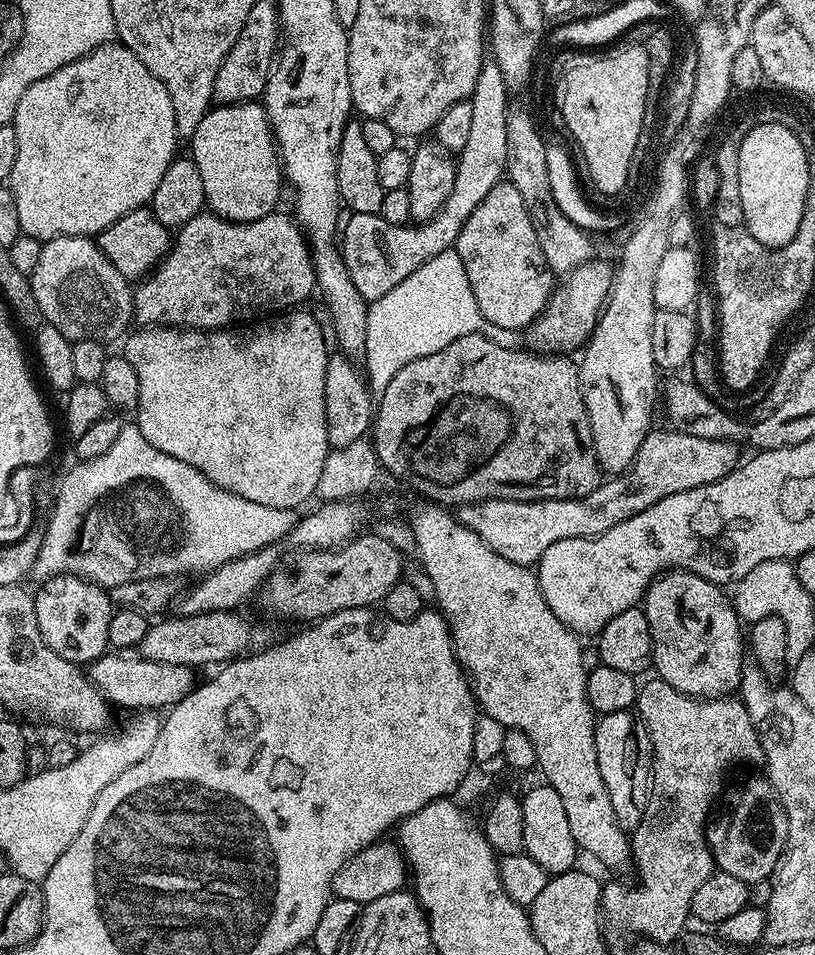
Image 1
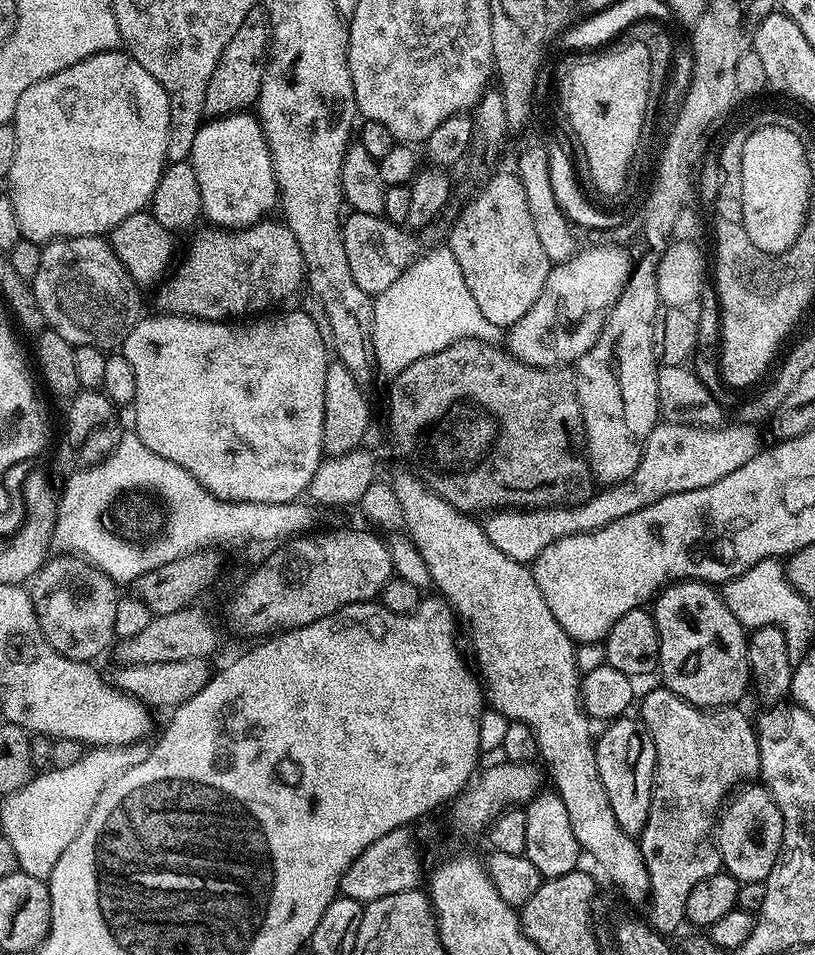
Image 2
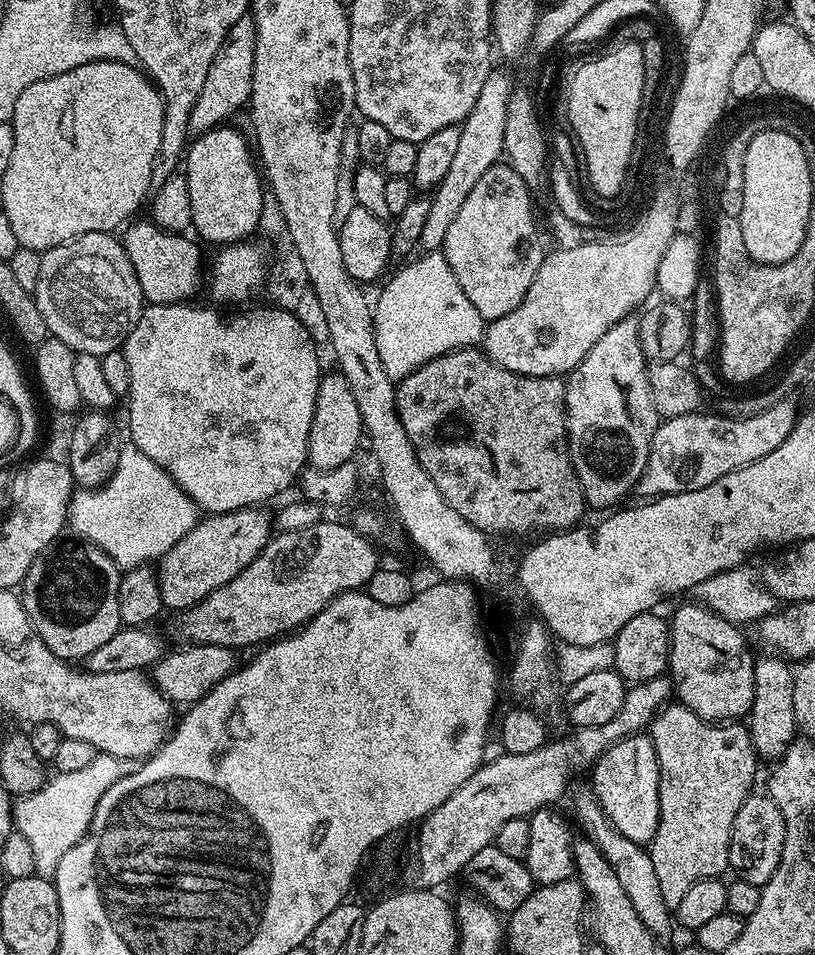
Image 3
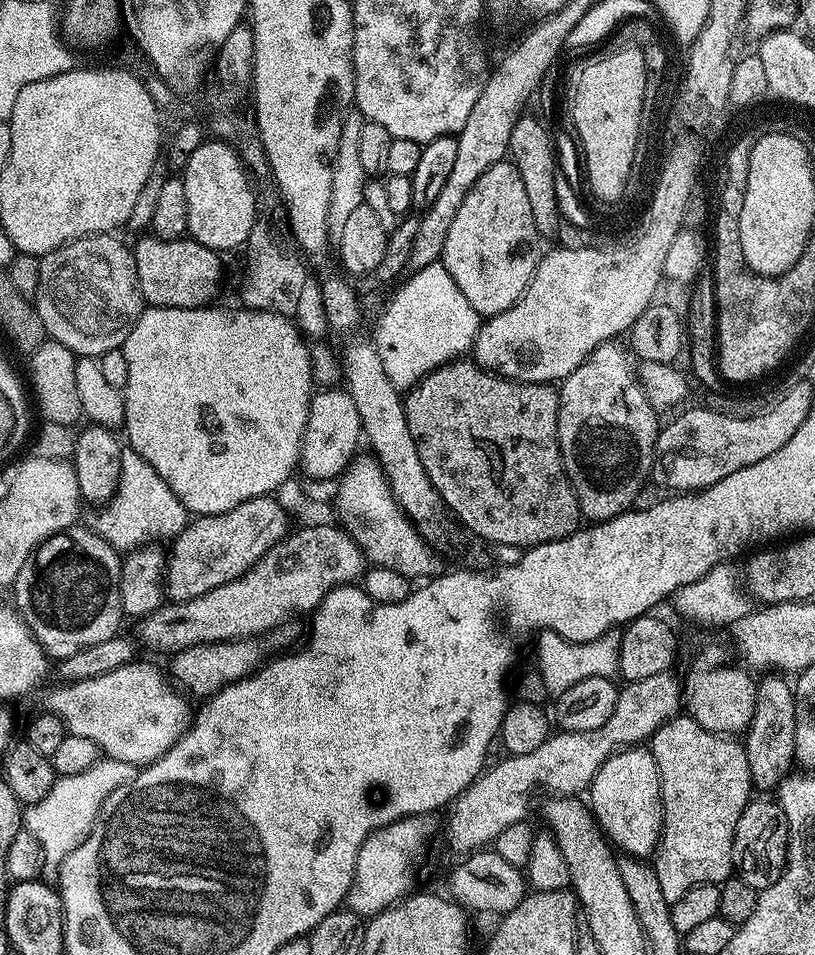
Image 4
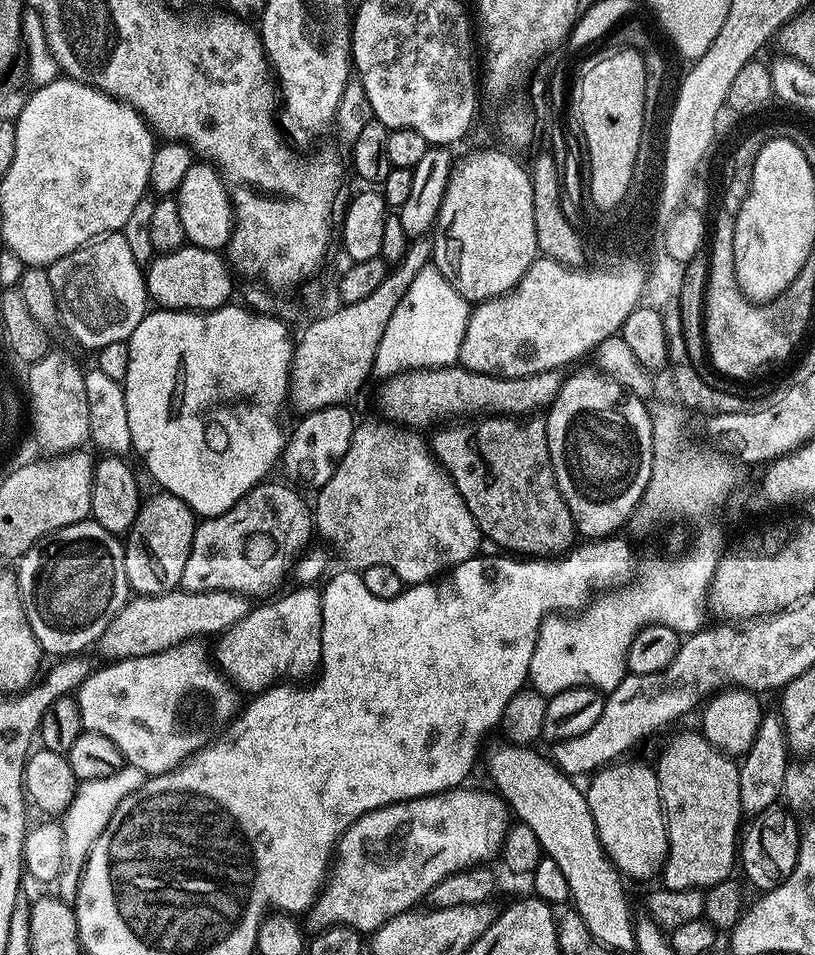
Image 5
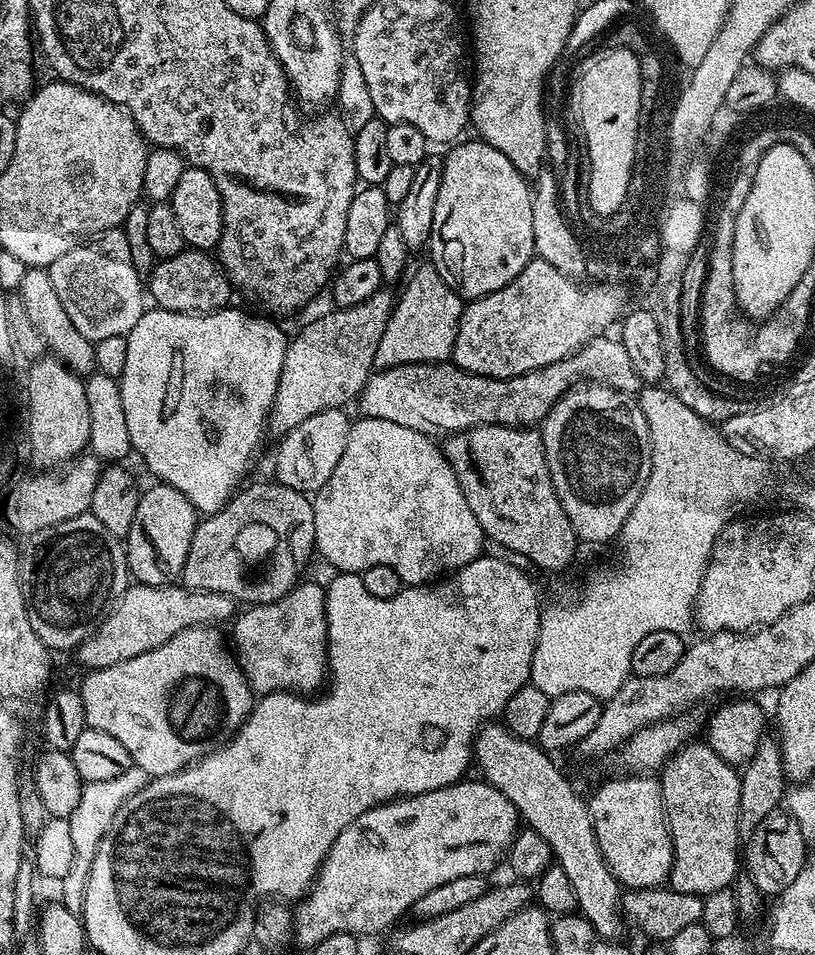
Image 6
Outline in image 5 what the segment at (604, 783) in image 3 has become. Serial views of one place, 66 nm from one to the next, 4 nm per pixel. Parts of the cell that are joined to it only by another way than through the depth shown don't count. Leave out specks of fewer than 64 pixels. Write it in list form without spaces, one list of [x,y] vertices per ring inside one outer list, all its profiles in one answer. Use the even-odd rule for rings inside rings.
[[[632,758],[613,762],[595,773],[587,781],[586,795],[598,838],[616,869],[625,877],[648,880],[663,869],[668,856],[668,821],[664,818],[655,767],[628,759]]]

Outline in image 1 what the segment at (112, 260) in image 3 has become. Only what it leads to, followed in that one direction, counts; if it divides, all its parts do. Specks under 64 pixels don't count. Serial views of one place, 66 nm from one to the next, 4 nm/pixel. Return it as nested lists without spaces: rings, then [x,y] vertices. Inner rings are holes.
[[[56,236],[53,240],[43,241],[40,249],[42,255],[38,258],[38,266],[34,266],[34,270],[30,273],[30,279],[34,298],[38,298],[38,306],[47,323],[53,324],[67,340],[73,342],[79,340],[109,342],[108,340],[118,339],[120,335],[123,337],[129,331],[128,323],[131,325],[134,320],[133,285],[127,276],[120,273],[118,266],[114,266],[114,262],[106,258],[106,254],[93,237]]]

